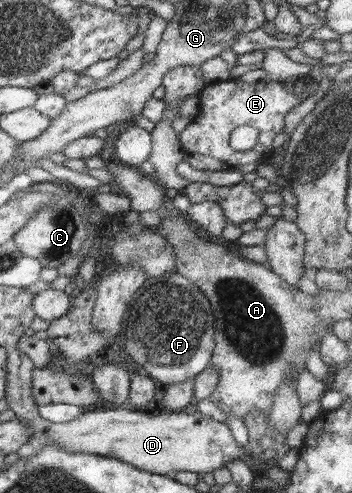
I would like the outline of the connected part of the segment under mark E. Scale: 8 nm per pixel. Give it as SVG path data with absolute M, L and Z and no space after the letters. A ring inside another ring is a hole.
M228 79L206 85L198 94L200 105L197 115L179 134L179 145L187 153L210 156L233 168L237 165L255 164L255 161L262 160L262 155L274 151L272 148L274 137L284 131L284 116L293 110L295 105L301 104L307 97L315 95L319 89L319 83L313 81L306 87L301 94L295 94L295 92L287 92L282 81L247 84L239 80ZM245 125L258 128L257 146L251 152L249 150L238 152L233 150L229 144L231 132L235 128Z

